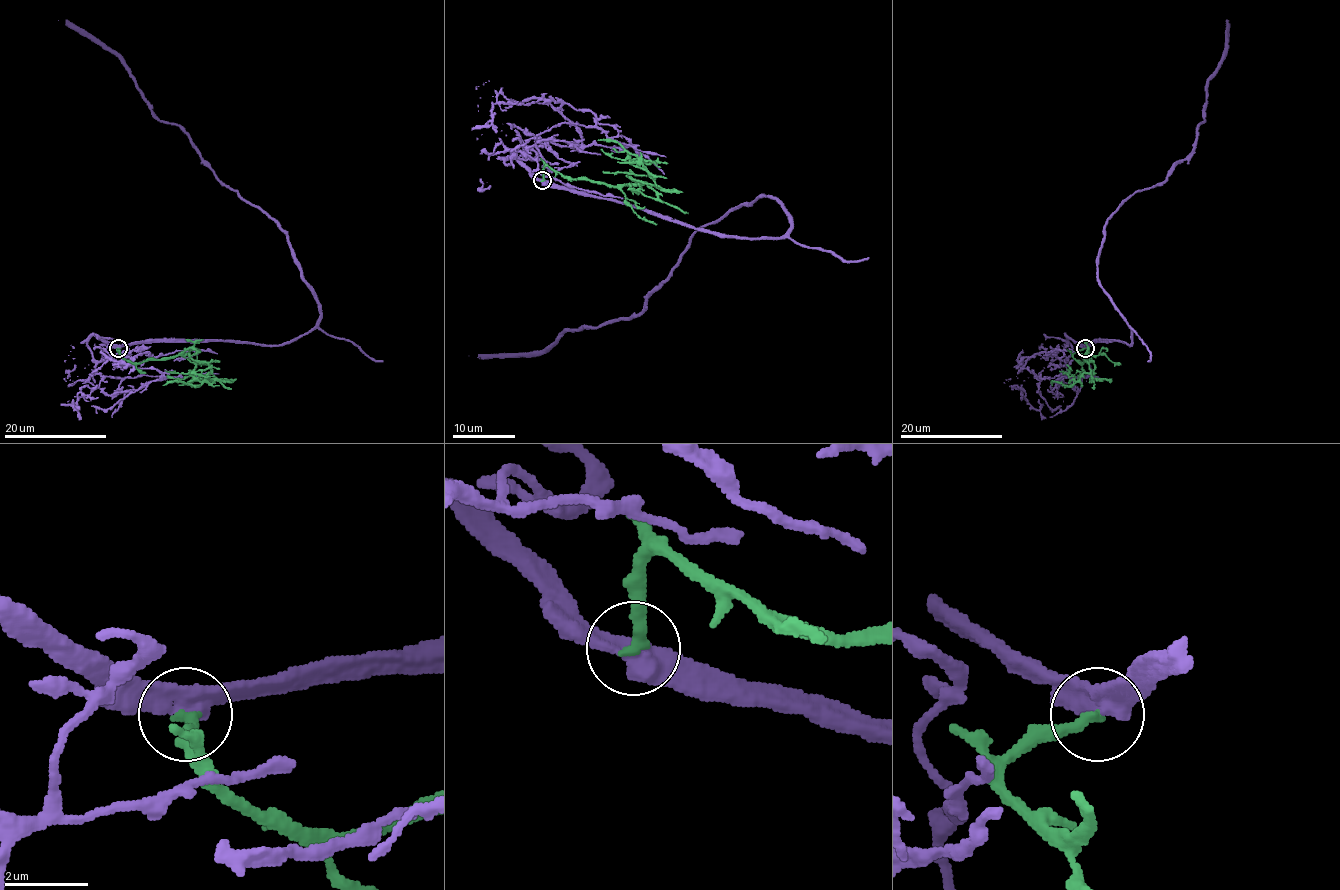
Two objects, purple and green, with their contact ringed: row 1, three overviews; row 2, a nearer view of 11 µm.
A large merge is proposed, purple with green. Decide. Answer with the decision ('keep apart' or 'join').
join

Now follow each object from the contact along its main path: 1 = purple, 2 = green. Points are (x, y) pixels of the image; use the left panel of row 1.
1: (118, 348), (287, 344), (311, 328), (320, 305), (288, 235), (154, 114), (117, 56), (58, 20)
2: (118, 348), (121, 355), (136, 363), (192, 349), (191, 357), (210, 369), (199, 386), (178, 381), (163, 385)

